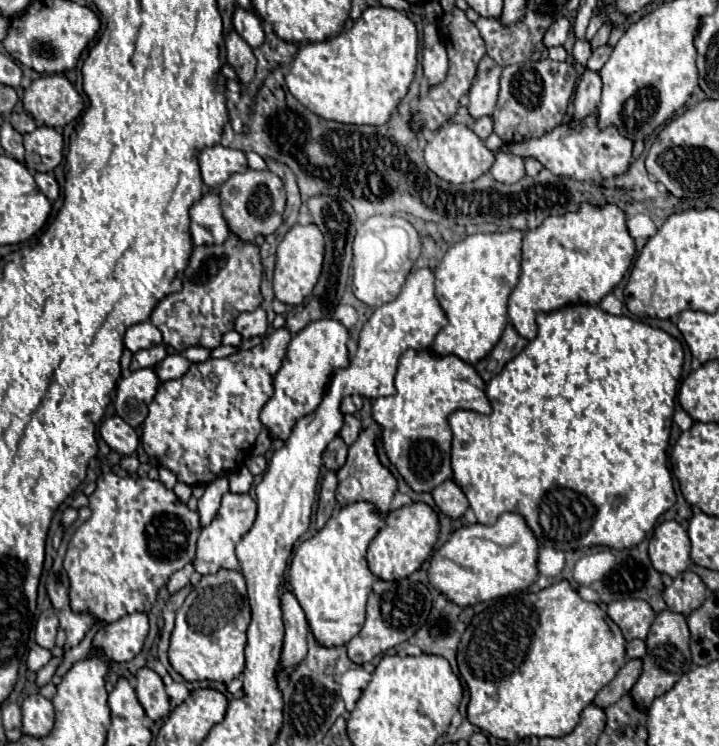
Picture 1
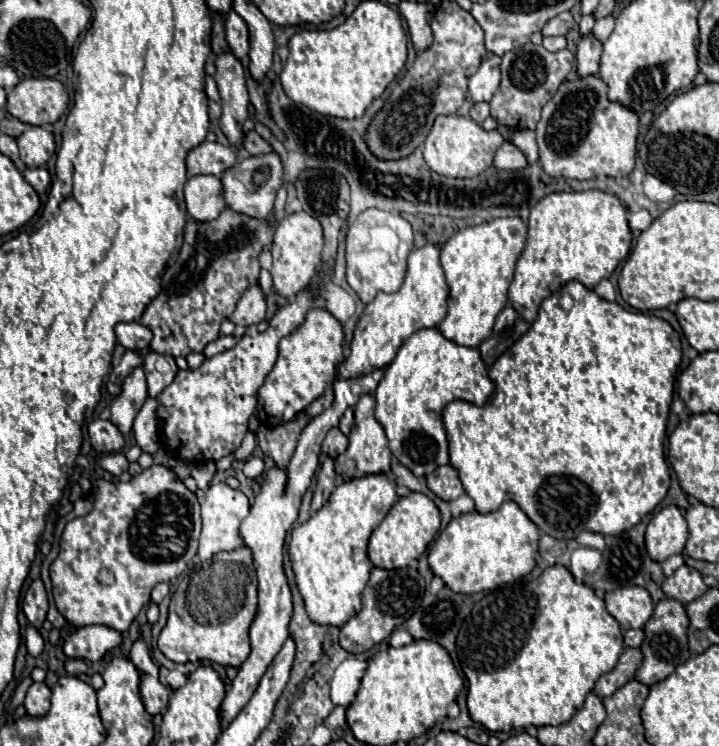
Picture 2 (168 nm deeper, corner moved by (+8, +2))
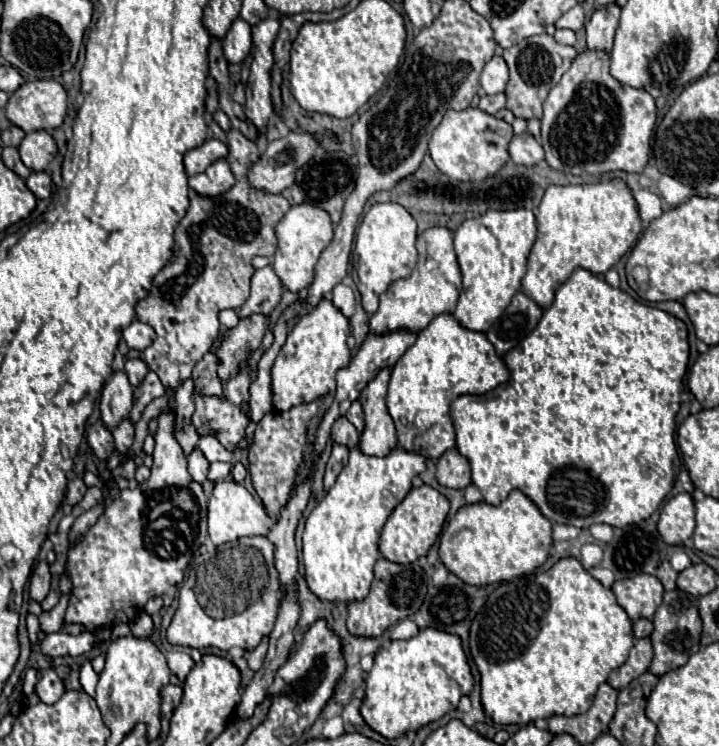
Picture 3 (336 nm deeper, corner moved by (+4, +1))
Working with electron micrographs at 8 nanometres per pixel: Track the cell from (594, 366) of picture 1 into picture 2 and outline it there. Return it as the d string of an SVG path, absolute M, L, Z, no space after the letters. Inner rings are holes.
M568 282L558 294L548 296L540 304L538 318L534 320L530 330L492 364L488 374L490 380L494 382L494 392L486 400L486 404L474 406L464 400L454 400L444 408L444 428L450 444L450 466L458 472L466 494L476 504L476 510L480 514L488 514L498 510L502 502L512 500L540 528L542 534L548 534L556 540L572 540L584 530L598 532L602 536L616 536L618 532L634 528L646 514L650 514L664 500L670 486L670 472L664 458L664 438L666 438L666 420L670 414L670 404L674 396L674 378L678 372L680 358L682 352L680 352L678 332L668 322L656 316L648 316L642 312L628 312L616 302L606 302L598 298L596 292L588 290L580 282Z

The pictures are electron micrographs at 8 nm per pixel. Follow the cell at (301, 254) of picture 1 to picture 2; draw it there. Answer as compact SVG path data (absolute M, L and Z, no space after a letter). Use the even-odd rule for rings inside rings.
M296 212L286 216L276 232L274 232L274 242L272 242L272 282L274 290L284 296L284 298L294 298L298 296L300 290L306 290L316 276L316 270L320 268L320 254L322 254L322 226L318 224L316 218L312 218L306 212Z

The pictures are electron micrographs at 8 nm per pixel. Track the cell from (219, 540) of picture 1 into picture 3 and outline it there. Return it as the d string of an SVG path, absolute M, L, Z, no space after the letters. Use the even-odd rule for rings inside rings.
M220 481L214 485L212 497L208 501L208 533L214 545L222 545L226 541L236 541L248 535L266 535L270 531L272 519L266 515L260 501L240 483Z

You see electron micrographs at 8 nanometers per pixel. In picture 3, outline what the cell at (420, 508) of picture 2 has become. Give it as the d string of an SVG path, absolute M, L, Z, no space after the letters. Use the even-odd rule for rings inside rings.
M420 485L410 489L410 493L402 499L402 503L388 517L382 537L380 537L380 553L394 563L414 563L418 557L426 555L428 549L436 543L442 533L450 503L448 499L430 485Z

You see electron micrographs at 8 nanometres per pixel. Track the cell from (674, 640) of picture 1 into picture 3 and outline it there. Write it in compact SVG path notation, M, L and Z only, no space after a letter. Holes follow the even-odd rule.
M682 589L666 591L662 605L654 615L654 631L650 635L654 645L654 661L650 665L650 671L660 677L668 671L682 667L688 661L688 657L700 649L700 633L702 619L698 615L698 599Z

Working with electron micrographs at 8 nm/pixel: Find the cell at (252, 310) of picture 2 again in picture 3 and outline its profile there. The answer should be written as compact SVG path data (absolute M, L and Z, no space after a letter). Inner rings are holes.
M270 265L258 269L252 275L252 291L248 301L240 309L240 317L248 317L252 313L268 315L278 305L280 295L282 295L282 281L274 273L274 269Z

